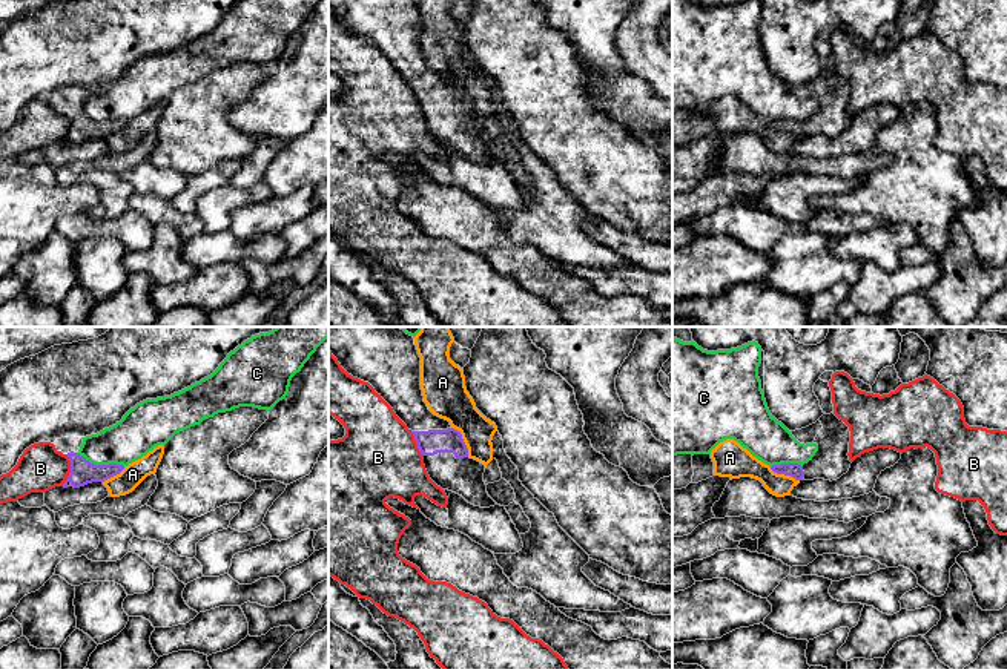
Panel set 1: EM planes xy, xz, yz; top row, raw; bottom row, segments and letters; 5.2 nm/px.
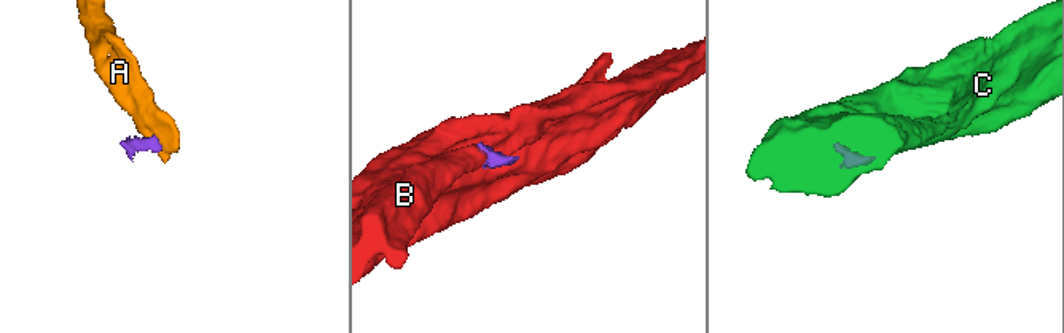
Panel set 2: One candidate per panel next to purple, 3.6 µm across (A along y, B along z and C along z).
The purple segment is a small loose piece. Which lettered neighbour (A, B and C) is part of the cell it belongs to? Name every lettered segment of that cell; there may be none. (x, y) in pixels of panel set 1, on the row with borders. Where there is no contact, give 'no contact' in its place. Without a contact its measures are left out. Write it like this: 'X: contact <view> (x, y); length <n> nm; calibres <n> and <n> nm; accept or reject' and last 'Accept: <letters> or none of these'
A: contact xz (462, 441); length 190 nm; calibres 130 and 220 nm; reject
B: contact xy (71, 470); length 170 nm; calibres 130 and 240 nm; reject
C: contact xy (100, 465); length 260 nm; calibres 130 and 220 nm; reject
Accept: none of these

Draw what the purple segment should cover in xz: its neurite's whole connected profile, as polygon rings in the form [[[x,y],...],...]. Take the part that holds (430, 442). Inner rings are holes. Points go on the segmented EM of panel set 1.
[[[329,327],[329,350],[348,374],[368,382],[413,433],[424,456],[425,470],[437,486],[462,496],[474,506],[497,505],[487,493],[485,465],[468,457],[461,431],[454,430],[448,420],[434,416],[424,402],[421,358],[413,336],[399,327]]]

